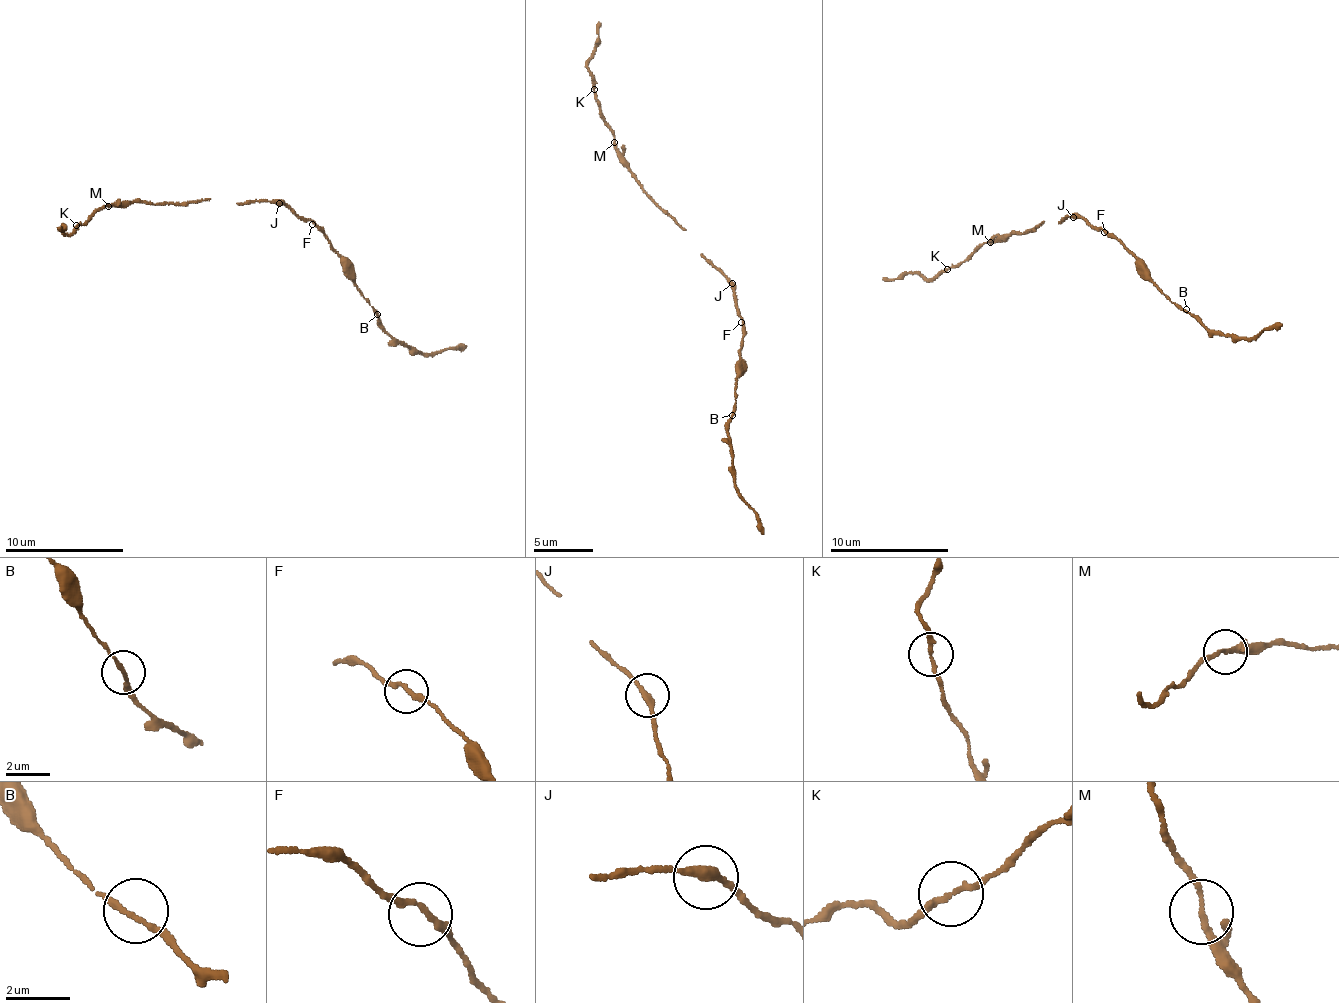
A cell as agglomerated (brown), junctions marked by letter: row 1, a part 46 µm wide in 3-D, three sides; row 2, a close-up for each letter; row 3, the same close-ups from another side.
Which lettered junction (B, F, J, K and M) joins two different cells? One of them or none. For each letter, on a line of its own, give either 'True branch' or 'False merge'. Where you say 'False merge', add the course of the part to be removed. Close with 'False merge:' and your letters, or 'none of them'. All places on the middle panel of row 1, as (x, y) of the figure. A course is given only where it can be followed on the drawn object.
B: True branch
F: True branch
J: True branch
K: True branch
M: True branch
False merge: none of them

